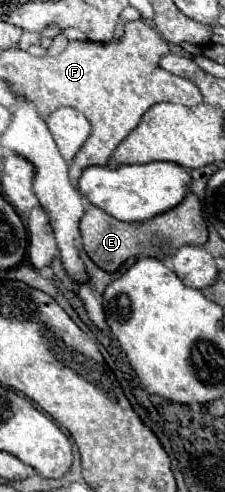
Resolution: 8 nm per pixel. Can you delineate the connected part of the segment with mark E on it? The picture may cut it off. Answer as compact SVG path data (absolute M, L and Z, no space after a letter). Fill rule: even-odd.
M189 192L185 200L175 206L169 212L163 212L151 220L145 222L121 222L103 212L101 208L89 208L81 218L81 238L83 248L89 254L89 258L105 272L113 274L121 268L121 264L127 258L141 258L141 256L153 256L159 260L165 260L177 252L183 244L205 244L207 242L207 224L203 220L201 204L193 194Z

